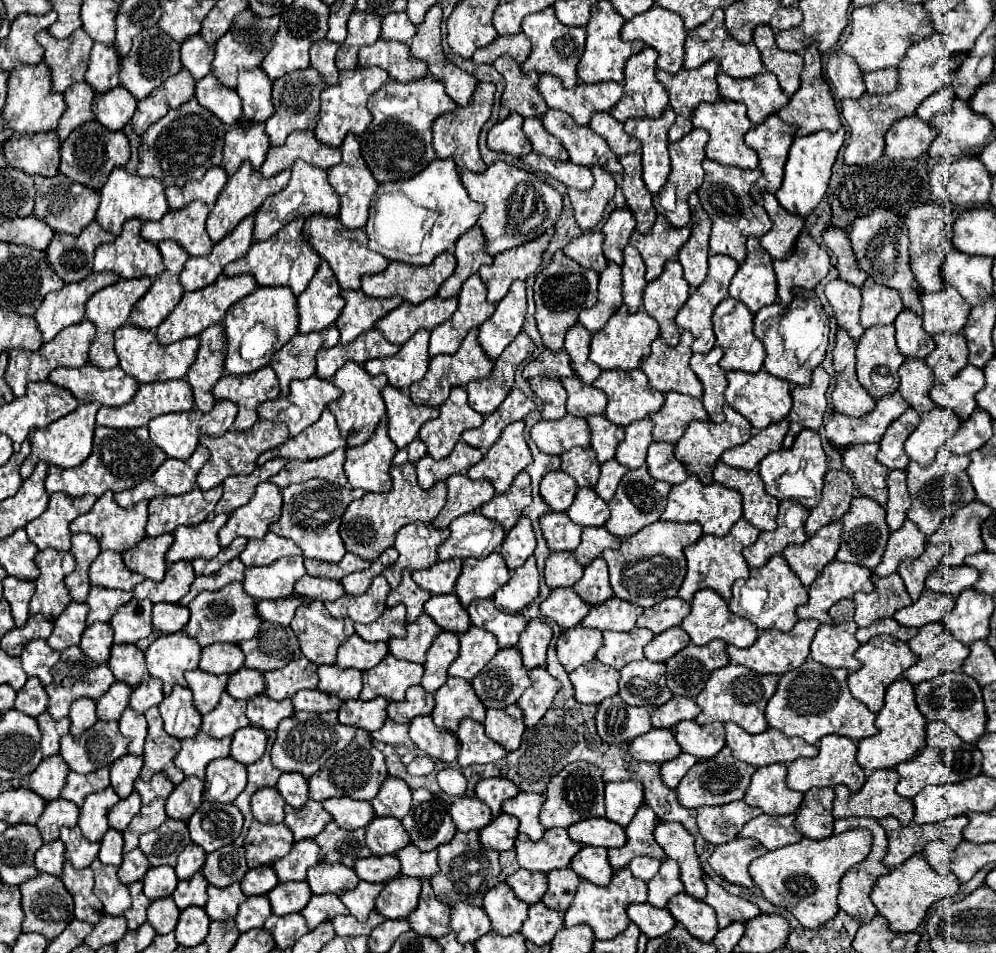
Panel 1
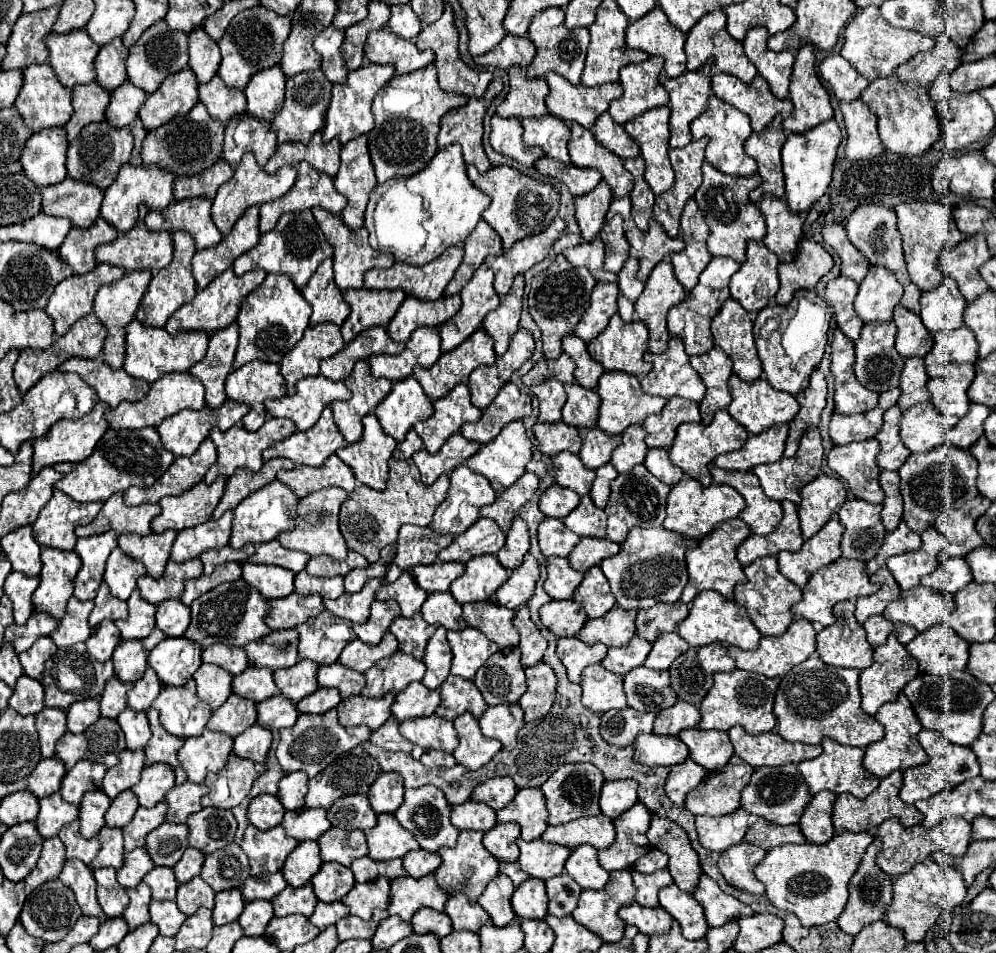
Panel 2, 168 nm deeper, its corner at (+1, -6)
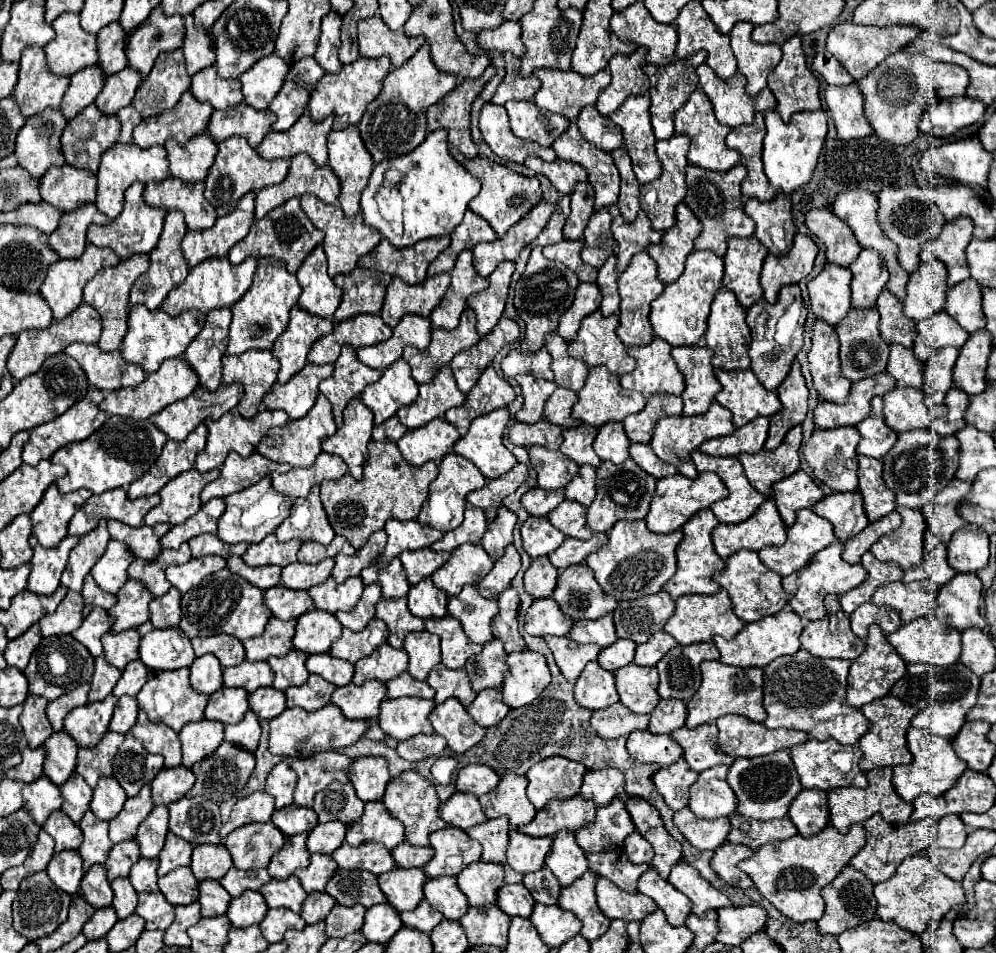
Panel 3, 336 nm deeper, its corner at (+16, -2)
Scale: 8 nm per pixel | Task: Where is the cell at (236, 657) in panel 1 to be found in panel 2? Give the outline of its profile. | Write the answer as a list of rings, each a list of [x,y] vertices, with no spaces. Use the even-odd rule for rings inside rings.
[[[211,645],[201,655],[203,663],[213,663],[229,671],[231,675],[239,675],[247,669],[247,655],[241,647],[229,647],[229,645]]]

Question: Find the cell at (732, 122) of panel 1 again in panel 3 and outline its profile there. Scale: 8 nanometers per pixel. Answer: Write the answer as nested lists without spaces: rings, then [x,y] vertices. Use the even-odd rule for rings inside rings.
[[[694,91],[688,97],[688,101],[676,111],[674,129],[676,129],[676,133],[682,133],[682,135],[686,135],[690,139],[690,151],[688,151],[686,159],[688,159],[688,163],[692,163],[696,167],[704,167],[704,169],[722,173],[722,171],[728,171],[734,165],[738,165],[740,159],[742,159],[738,151],[726,147],[724,139],[726,139],[730,129],[726,125],[718,123],[716,115],[714,115],[714,109],[712,109],[712,103],[710,103],[708,95],[702,93],[702,91]]]

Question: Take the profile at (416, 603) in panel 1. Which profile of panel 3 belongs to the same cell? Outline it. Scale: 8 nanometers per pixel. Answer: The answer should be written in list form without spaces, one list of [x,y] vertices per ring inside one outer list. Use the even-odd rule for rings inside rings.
[[[392,559],[388,567],[378,567],[378,565],[370,565],[366,569],[362,569],[360,573],[364,585],[368,583],[380,583],[382,585],[382,597],[394,599],[394,597],[406,597],[410,583],[404,575],[402,563],[400,559]]]

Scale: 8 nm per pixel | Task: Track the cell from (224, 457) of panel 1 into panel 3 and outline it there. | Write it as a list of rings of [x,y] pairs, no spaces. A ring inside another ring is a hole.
[[[268,409],[256,413],[252,419],[244,419],[236,411],[230,411],[230,413],[222,415],[218,421],[208,419],[206,421],[206,427],[208,427],[208,443],[206,443],[204,451],[196,457],[196,469],[204,473],[204,471],[210,471],[214,467],[222,467],[222,463],[224,463],[224,459],[226,459],[226,455],[230,451],[236,451],[242,457],[248,457],[250,453],[256,451],[256,445],[260,443],[260,439],[266,435],[266,431],[270,427],[284,425],[286,421],[288,421],[288,415],[284,411],[268,411]]]

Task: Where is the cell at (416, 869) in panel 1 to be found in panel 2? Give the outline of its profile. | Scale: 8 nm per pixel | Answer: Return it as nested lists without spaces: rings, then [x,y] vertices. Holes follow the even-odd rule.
[[[417,849],[417,851],[409,851],[405,857],[403,857],[403,867],[407,871],[409,877],[425,877],[429,873],[433,873],[437,867],[441,865],[441,857],[437,853],[427,853],[423,849]]]

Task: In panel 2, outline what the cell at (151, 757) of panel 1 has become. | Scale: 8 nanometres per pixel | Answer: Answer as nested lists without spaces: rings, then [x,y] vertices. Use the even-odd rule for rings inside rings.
[[[149,709],[147,711],[147,719],[151,725],[151,739],[145,747],[145,765],[155,765],[155,763],[167,763],[171,765],[171,769],[175,771],[175,783],[181,785],[185,783],[185,771],[181,769],[181,763],[177,761],[177,751],[183,745],[183,739],[169,735],[161,723],[159,723],[159,711],[157,709]]]

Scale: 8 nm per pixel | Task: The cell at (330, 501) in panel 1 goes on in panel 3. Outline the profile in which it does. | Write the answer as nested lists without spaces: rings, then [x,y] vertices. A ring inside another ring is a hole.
[[[314,485],[310,495],[304,499],[296,499],[290,515],[278,525],[276,537],[280,541],[302,539],[302,541],[318,541],[328,545],[334,539],[334,529],[328,523],[328,515],[320,501],[320,487]]]

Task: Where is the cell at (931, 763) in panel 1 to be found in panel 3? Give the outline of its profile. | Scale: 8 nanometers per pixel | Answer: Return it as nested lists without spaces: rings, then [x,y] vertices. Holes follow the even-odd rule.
[[[914,727],[908,729],[906,739],[908,739],[908,749],[914,755],[914,761],[910,765],[896,765],[894,767],[892,781],[894,781],[896,793],[904,801],[912,803],[918,795],[928,793],[928,795],[938,797],[944,791],[952,789],[956,785],[956,781],[960,779],[960,775],[964,773],[966,763],[954,753],[950,739],[944,739],[944,737],[934,735],[934,733],[926,731],[926,729],[914,729]]]

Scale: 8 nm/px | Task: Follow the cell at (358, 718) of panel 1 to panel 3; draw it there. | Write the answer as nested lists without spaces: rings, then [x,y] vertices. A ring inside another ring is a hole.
[[[366,681],[362,685],[348,683],[336,687],[332,693],[332,703],[336,703],[348,719],[376,719],[380,703],[386,699],[384,681]]]

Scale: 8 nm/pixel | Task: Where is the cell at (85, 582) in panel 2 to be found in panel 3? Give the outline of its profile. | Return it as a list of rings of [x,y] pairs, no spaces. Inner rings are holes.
[[[102,519],[100,525],[80,537],[80,543],[70,551],[68,565],[62,573],[62,585],[72,591],[82,591],[84,577],[90,573],[92,565],[104,555],[106,545],[110,541],[110,533],[106,529],[106,521]]]

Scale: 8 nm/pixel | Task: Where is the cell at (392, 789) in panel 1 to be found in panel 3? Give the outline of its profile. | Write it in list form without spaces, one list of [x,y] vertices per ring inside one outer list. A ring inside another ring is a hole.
[[[358,757],[348,767],[348,779],[356,789],[356,795],[368,803],[368,801],[382,801],[386,783],[390,781],[388,773],[388,761],[384,757]]]

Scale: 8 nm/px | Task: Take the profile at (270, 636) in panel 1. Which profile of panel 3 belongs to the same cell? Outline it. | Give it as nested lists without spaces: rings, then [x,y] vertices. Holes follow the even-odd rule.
[[[270,617],[266,631],[260,637],[254,639],[244,639],[244,649],[246,649],[246,659],[248,661],[266,661],[268,657],[284,657],[288,655],[292,647],[292,637],[294,637],[294,625],[296,621],[282,621],[276,617]]]

